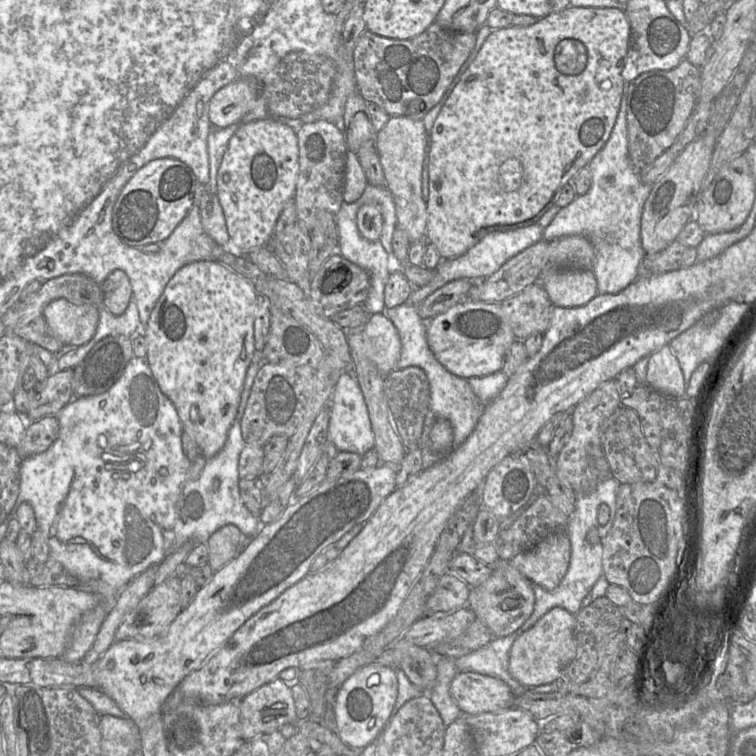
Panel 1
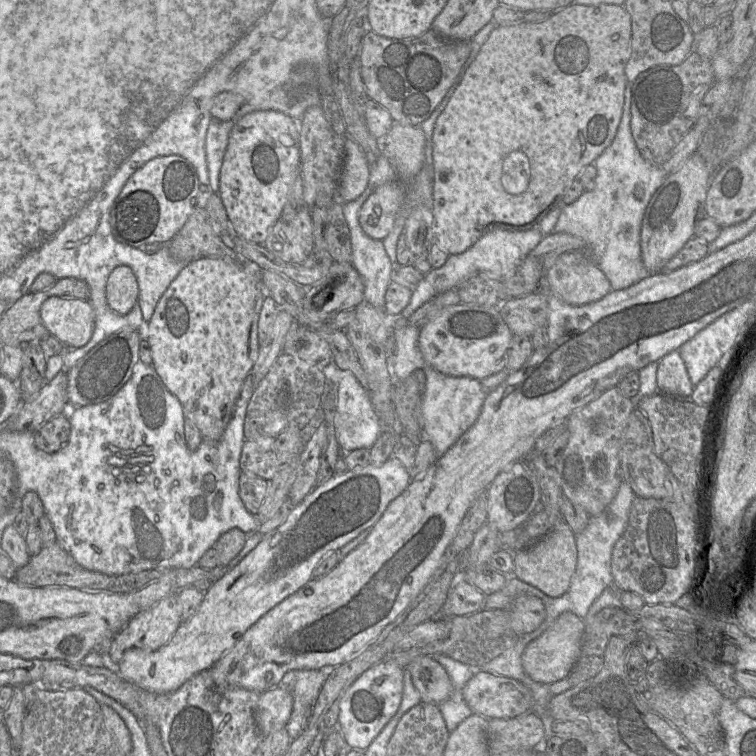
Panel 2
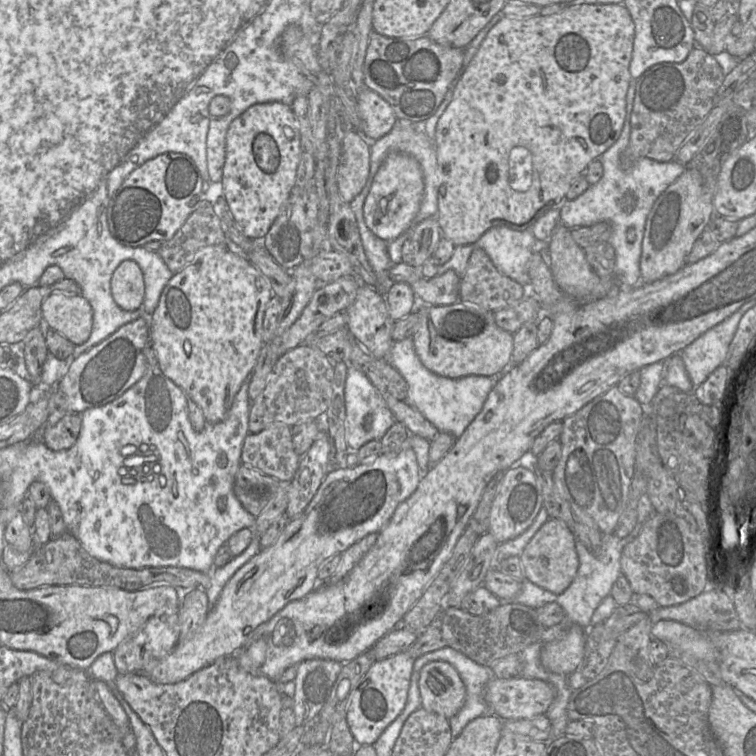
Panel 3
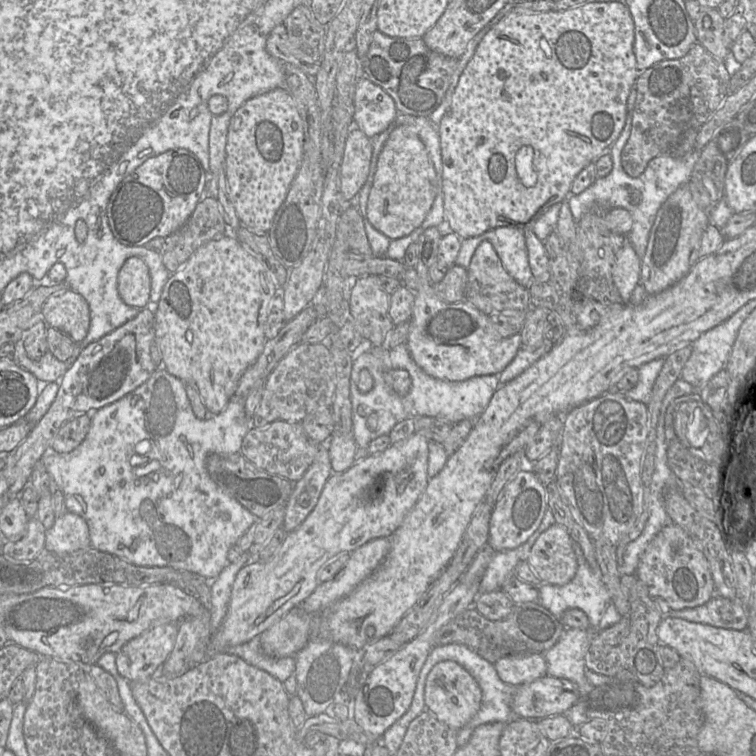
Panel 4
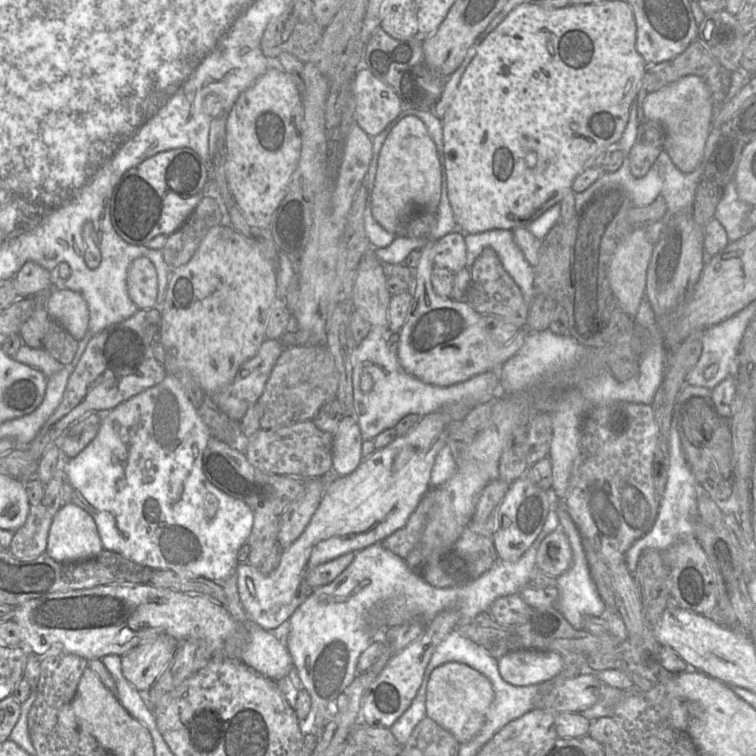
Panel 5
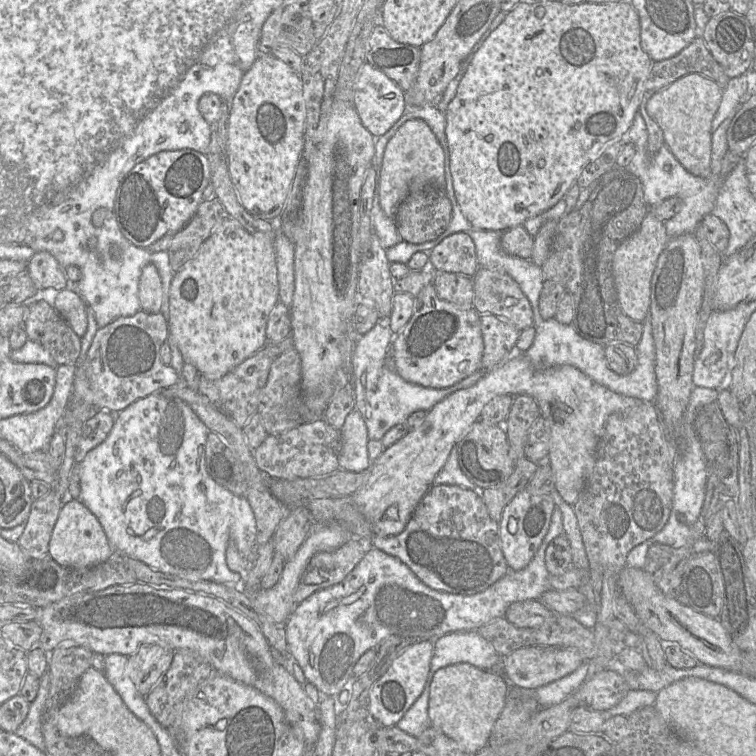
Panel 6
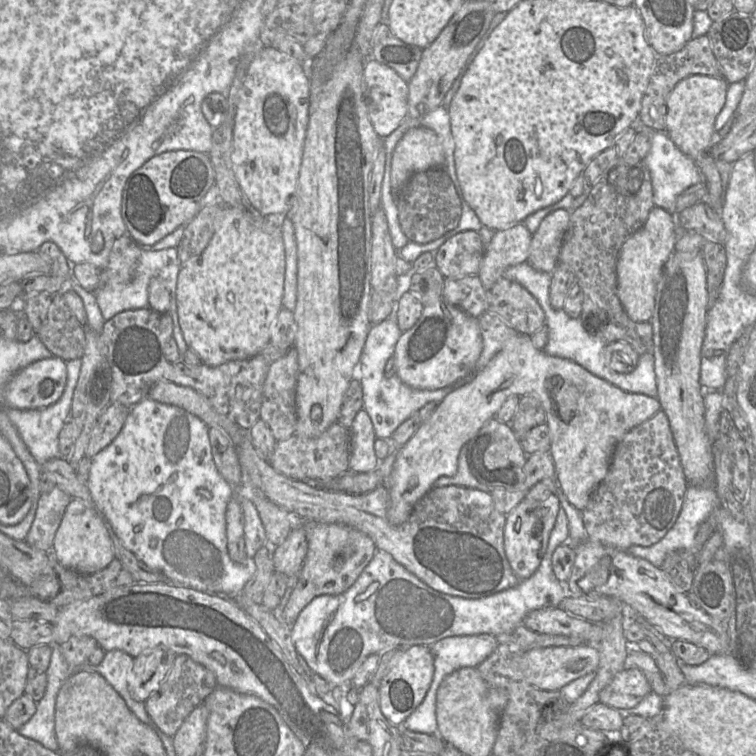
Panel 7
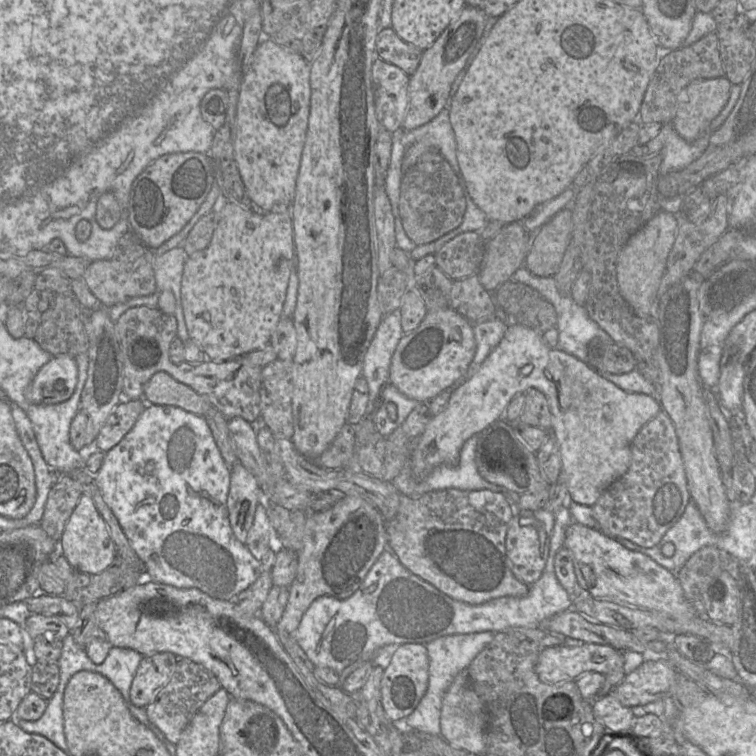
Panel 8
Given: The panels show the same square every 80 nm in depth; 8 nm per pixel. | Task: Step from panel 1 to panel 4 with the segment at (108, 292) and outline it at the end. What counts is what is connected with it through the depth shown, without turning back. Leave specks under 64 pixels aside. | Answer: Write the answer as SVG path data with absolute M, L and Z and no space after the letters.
M131 257L124 262L118 273L117 289L125 304L140 310L149 305L151 279L142 259Z

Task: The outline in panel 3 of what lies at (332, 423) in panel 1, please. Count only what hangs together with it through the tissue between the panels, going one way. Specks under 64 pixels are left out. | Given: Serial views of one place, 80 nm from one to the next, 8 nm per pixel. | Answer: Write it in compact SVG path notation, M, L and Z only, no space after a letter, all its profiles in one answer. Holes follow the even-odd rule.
M349 366L344 396L346 406L345 439L350 451L357 451L372 440L381 440L396 422L393 413L388 408L379 391L369 381L366 375L354 366ZM368 416L372 417L372 429L367 431L364 428L364 424Z

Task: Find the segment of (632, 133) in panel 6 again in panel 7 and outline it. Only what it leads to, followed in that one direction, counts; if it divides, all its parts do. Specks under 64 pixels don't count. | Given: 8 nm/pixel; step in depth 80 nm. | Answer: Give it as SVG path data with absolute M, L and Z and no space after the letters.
M639 120L633 127L636 129L636 133L642 131L649 134L651 147L643 162L647 166L651 177L654 207L676 214L677 197L689 187L702 182L700 171L695 162L678 149L665 130L653 130L642 125Z

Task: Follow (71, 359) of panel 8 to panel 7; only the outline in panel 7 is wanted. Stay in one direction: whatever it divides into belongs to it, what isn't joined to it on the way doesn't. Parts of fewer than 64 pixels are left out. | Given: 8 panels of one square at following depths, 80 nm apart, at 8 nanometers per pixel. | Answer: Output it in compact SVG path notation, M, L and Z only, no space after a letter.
M52 356L31 363L14 374L6 384L3 401L8 408L45 408L60 399L66 382L66 361Z

